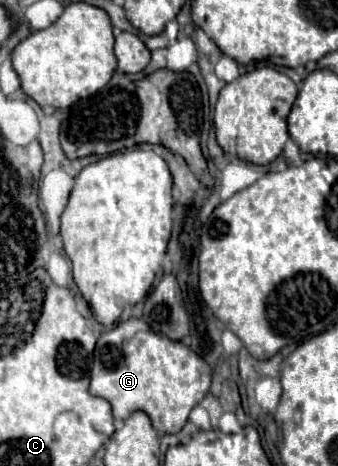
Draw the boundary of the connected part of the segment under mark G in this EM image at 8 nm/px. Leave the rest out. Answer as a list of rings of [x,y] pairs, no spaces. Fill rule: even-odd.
[[[129,318],[99,336],[93,352],[91,386],[93,396],[105,398],[113,406],[113,418],[125,420],[131,412],[145,412],[161,434],[179,432],[193,406],[197,406],[211,386],[211,368],[185,344],[155,334],[143,320]]]

